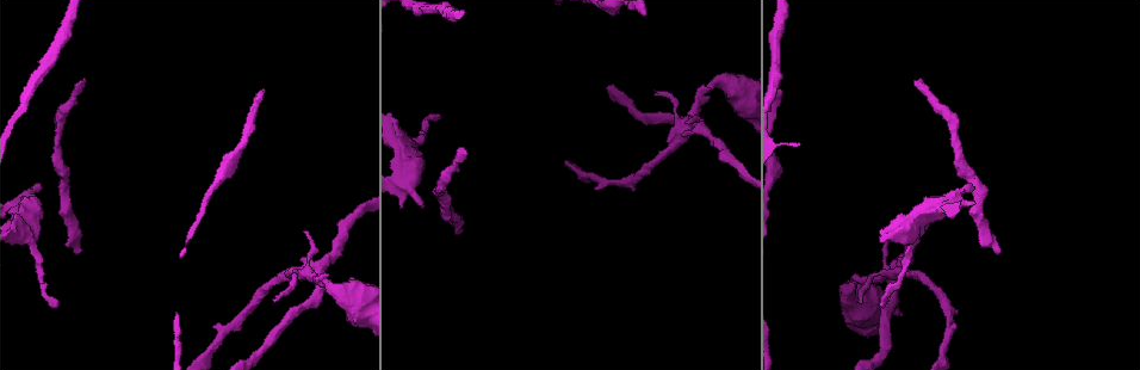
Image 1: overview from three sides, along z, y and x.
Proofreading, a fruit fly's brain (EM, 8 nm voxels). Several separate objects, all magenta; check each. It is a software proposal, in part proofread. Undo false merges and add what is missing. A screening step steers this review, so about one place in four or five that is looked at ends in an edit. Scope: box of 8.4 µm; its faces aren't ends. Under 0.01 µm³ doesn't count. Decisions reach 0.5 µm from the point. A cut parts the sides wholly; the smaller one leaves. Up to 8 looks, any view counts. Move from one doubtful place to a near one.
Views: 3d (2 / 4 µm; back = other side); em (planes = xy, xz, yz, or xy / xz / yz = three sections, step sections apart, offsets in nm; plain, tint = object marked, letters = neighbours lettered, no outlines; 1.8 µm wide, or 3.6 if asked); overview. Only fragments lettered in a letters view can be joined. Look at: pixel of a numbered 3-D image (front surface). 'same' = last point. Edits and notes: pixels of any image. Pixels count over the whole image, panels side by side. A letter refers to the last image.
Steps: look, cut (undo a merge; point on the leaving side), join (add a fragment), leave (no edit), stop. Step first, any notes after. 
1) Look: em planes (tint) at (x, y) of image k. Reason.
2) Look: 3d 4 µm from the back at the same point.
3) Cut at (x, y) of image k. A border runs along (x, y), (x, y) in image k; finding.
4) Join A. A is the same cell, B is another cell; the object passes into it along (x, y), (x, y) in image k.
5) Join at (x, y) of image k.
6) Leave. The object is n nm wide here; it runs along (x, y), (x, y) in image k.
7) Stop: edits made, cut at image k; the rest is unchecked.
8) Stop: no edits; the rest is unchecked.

Look: em planes (plain) at (436, 113) of image 1. An open end.

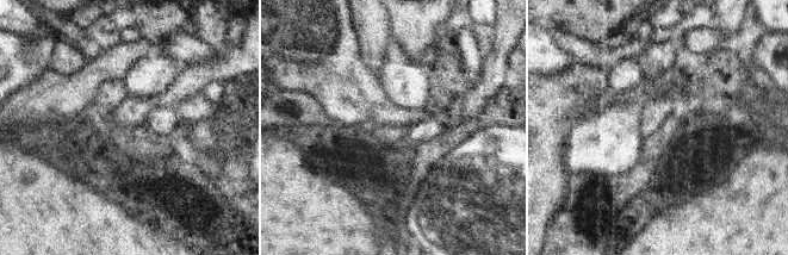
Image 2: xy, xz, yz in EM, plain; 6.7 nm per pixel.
Look: em planes (letters) at the same point.

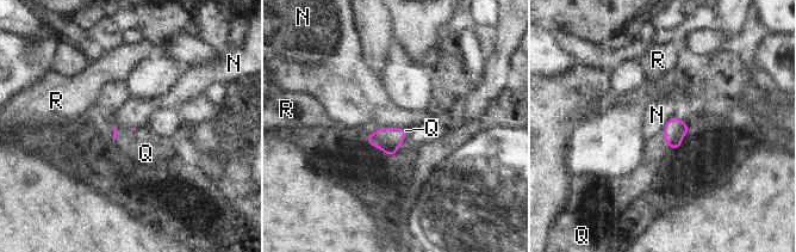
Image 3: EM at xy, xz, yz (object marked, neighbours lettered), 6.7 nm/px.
Join Q. Q is the same cell, N and R are other cells; the object passes into it along (675, 129), (665, 140), (657, 153) in image 3; it goes on there.

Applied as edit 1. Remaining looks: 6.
Look: em planes (tint) at (1000, 252) of image 1. Free end.

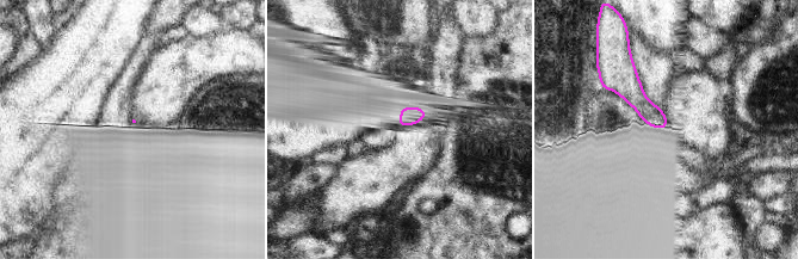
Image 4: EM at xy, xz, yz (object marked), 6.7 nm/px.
Look: em planes (letters) at the same point. See the neighbours.

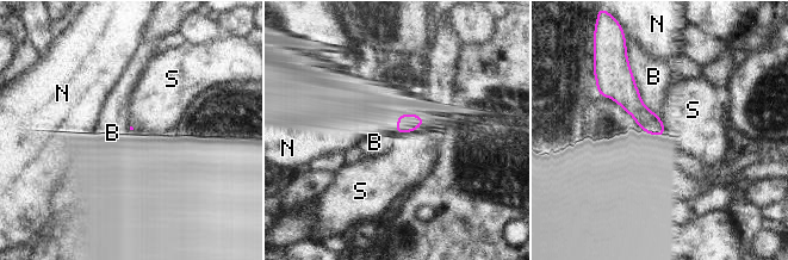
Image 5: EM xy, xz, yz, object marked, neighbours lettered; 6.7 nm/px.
Leave. The longest contact is with B, 460 nm; B, N and S are other cells; none of them fits.

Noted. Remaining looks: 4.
Look: em planes (letters) at (86, 81) of image 1. Free end.

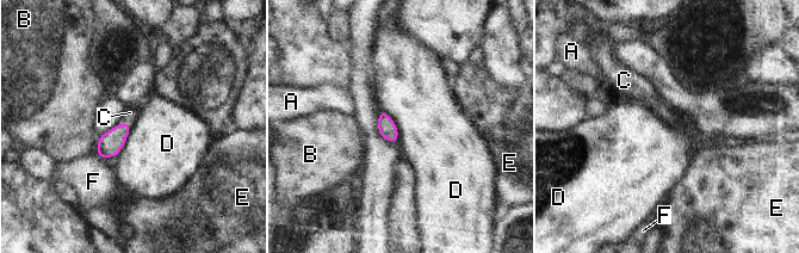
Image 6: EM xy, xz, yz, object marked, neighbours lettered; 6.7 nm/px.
Join C. The longest contact is with D, 260 nm; C is the same cell, A, B, D, E and F are other cells; the object passes into it along (110, 143), (125, 122), (130, 112) in image 6; it goes on there.

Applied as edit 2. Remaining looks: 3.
Look: em planes (letters) at (889, 274) of image 1. Narrows sharply.

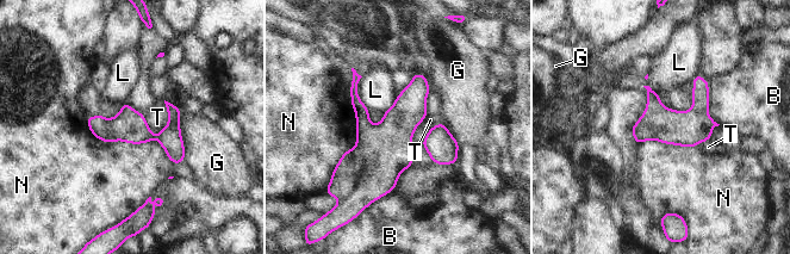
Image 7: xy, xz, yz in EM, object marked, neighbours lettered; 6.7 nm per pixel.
Cut at (344, 177) of image 7. B, G, L, N and T are other cells; a second neuron is stuck on.

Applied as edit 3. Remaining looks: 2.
Stop: edits made, join at image 3, join at image 6, cut at image 7; the rest is unchecked.

